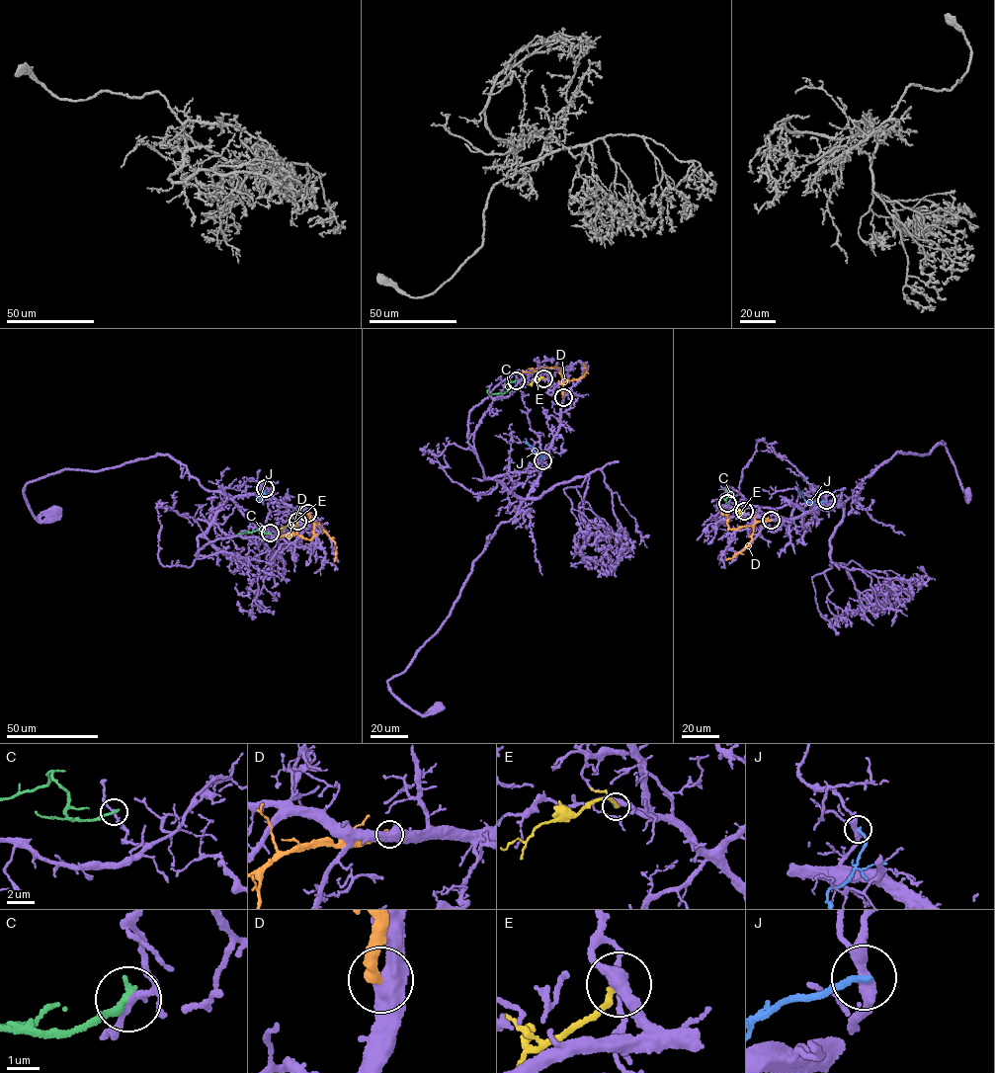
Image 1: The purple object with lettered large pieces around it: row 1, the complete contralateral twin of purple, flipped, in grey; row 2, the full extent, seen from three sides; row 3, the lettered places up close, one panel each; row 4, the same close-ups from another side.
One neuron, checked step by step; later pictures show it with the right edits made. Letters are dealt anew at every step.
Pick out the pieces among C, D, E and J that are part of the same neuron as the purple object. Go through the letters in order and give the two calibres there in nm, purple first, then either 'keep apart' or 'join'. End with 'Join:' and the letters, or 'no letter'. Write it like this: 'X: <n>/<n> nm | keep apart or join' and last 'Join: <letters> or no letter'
C: 170/240 nm | keep apart
D: 600/280 nm | keep apart
E: 380/200 nm | keep apart
J: 280/200 nm | keep apart
Join: no letter

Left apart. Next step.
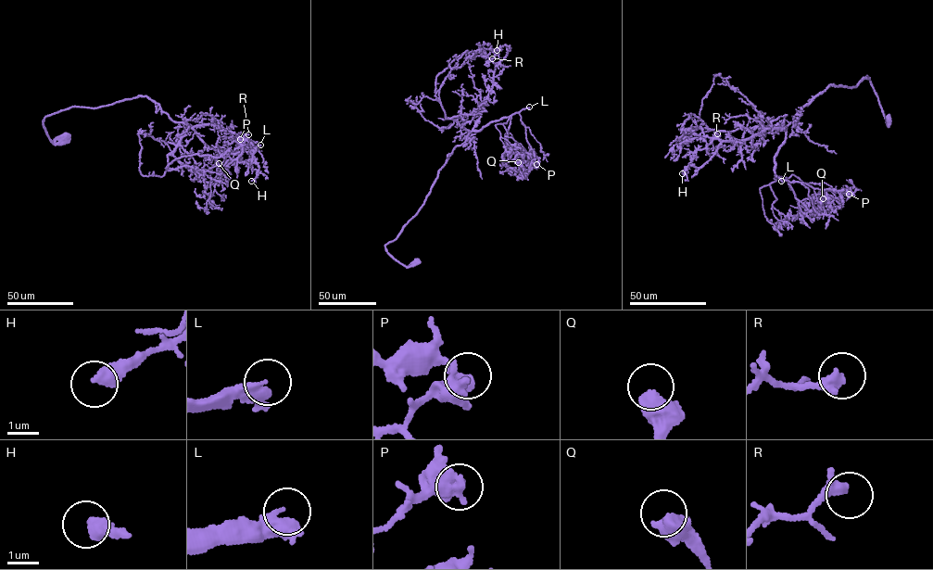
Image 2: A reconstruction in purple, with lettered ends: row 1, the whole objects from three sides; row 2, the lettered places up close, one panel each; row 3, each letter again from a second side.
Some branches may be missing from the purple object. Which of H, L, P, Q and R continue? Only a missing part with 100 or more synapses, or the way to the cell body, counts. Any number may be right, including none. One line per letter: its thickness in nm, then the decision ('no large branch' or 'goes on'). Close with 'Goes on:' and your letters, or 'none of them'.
H: calibre 420 nm; no large branch
L: calibre 260 nm; goes on
P: calibre 320 nm; no large branch
Q: calibre 550 nm; no large branch
R: calibre 260 nm; no large branch
Goes on: L

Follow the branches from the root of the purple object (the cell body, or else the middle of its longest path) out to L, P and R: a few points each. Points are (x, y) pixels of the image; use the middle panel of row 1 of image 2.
L: (416, 260), (407, 267), (385, 246), (397, 239), (418, 213), (454, 147), (462, 144), (470, 132), (529, 107)
P: (416, 260), (407, 267), (385, 246), (417, 214), (470, 132), (518, 112), (529, 165), (536, 164)
R: (416, 260), (407, 267), (385, 246), (417, 214), (454, 147), (472, 131), (492, 86), (492, 58)

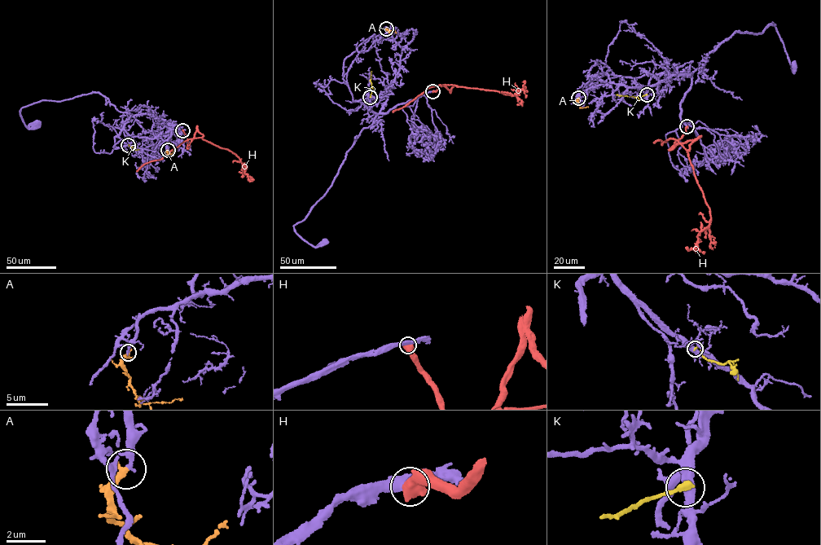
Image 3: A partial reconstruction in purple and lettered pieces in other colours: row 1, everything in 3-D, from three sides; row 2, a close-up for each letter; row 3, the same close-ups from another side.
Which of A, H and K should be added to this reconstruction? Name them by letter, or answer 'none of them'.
A

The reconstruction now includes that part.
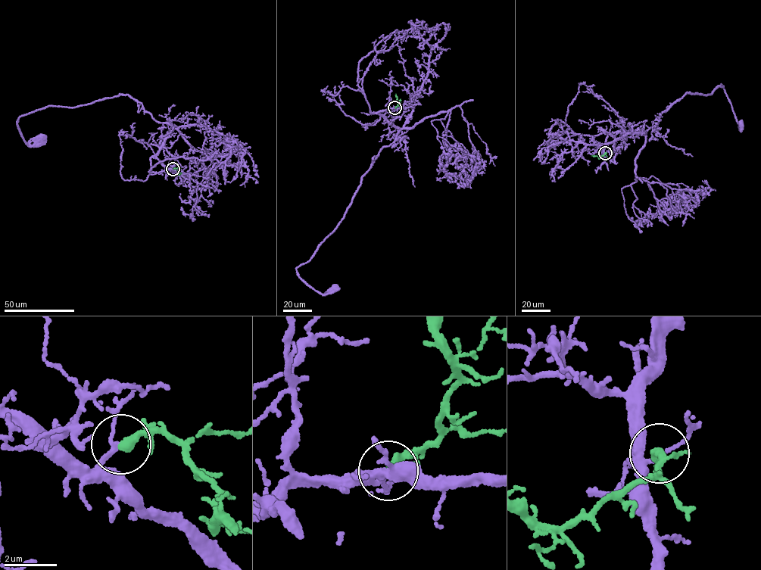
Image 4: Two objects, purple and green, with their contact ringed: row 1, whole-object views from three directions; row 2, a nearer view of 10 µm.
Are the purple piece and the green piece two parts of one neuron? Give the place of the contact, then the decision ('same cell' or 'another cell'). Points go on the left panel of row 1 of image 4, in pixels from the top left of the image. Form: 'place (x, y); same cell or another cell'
place (173, 169); same cell

